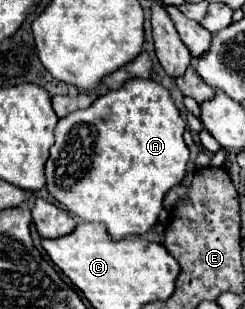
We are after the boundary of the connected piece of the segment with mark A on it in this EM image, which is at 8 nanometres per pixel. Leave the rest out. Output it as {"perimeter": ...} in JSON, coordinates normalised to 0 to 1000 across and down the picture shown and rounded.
{"perimeter":[[[531,256],[531,269],[498,275],[490,288],[441,294],[441,301],[424,301],[416,314],[400,314],[351,359],[343,359],[343,353],[335,353],[335,359],[302,359],[302,366],[286,366],[278,379],[261,379],[261,385],[237,392],[237,405],[229,405],[229,463],[212,469],[204,508],[196,508],[196,521],[188,521],[188,605],[196,605],[204,631],[212,631],[253,670],[269,670],[269,676],[294,683],[302,696],[318,696],[335,715],[424,722],[433,741],[441,741],[441,754],[449,754],[465,773],[498,773],[506,761],[588,761],[588,754],[612,748],[620,728],[645,715],[645,689],[661,683],[669,625],[678,625],[694,605],[727,599],[727,592],[743,586],[743,573],[751,573],[759,528],[767,528],[767,515],[776,515],[776,489],[767,489],[767,476],[759,476],[759,463],[751,463],[751,450],[743,450],[751,417],[759,417],[759,398],[743,392],[743,379],[735,379],[718,340],[710,340],[694,301],[686,301],[661,275],[645,275],[645,269],[629,269],[629,262],[604,262],[604,256]]]}

